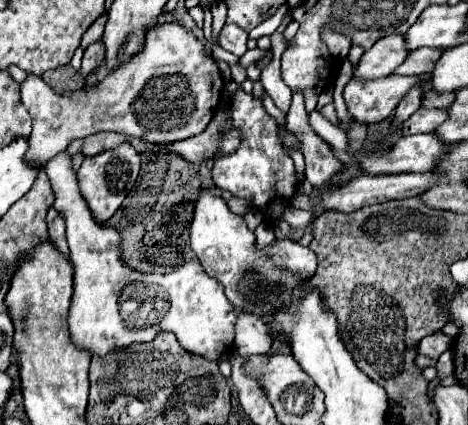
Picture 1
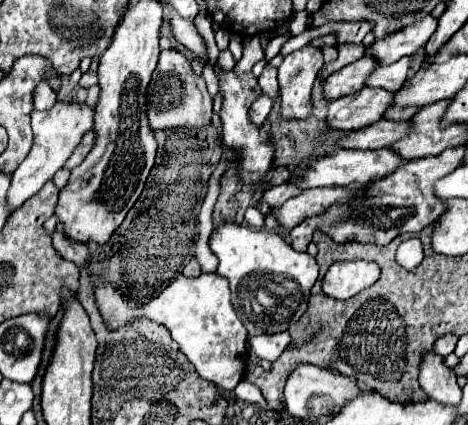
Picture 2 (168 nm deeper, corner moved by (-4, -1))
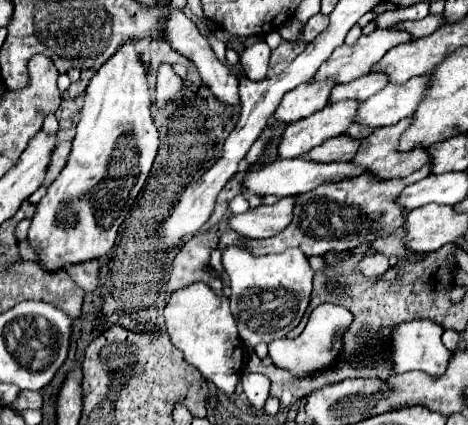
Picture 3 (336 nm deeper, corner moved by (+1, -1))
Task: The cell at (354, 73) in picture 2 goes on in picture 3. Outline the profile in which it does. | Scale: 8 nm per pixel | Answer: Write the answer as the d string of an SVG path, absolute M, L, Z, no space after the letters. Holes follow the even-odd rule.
M314 80L296 86L296 90L284 94L280 106L274 112L274 118L280 118L280 122L290 124L318 112L328 104L334 86L336 86L334 80L320 80L320 82Z

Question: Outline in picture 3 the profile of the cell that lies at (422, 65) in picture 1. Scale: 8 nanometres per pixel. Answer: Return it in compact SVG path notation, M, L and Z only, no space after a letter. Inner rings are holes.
M372 72L362 78L356 78L348 84L338 84L336 90L332 90L332 102L354 98L354 100L366 100L380 92L388 84L388 74L384 72Z

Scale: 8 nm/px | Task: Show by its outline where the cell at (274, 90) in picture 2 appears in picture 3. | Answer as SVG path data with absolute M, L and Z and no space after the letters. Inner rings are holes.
M260 40L252 48L246 48L240 56L240 64L246 70L246 76L250 80L264 80L268 76L268 62L270 62L270 46Z

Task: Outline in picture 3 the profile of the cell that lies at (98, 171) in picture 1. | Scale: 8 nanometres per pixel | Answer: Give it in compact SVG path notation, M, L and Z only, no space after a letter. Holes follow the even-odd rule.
M128 40L92 76L68 162L48 186L48 194L38 202L32 218L28 240L44 268L58 270L72 262L86 262L114 246L116 232L142 190L158 152L158 130L152 124L150 106L150 76L136 52L136 42Z

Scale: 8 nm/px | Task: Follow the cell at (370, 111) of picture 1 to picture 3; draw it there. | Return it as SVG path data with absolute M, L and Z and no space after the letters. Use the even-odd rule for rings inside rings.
M340 100L326 104L322 110L300 122L292 122L278 146L280 158L302 158L320 142L344 134L352 126L360 106L360 100Z

